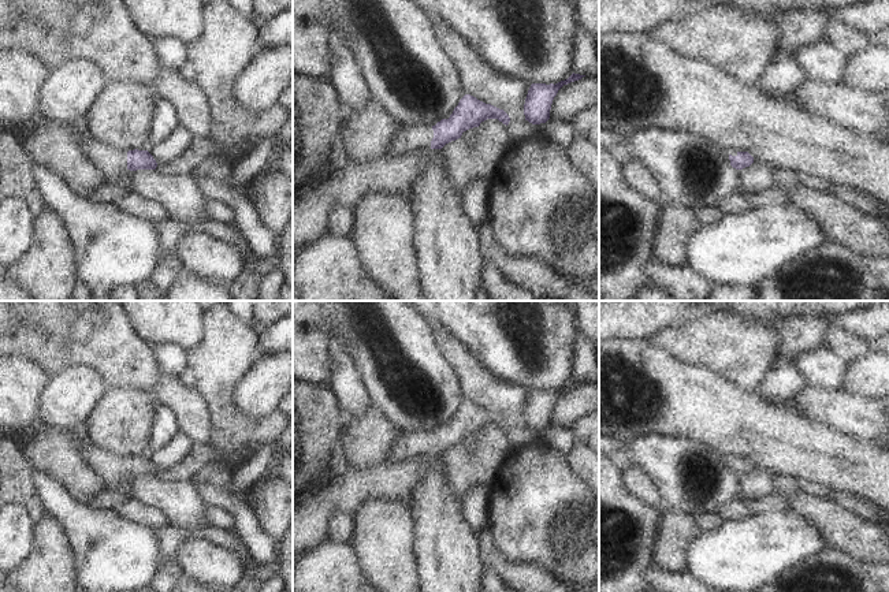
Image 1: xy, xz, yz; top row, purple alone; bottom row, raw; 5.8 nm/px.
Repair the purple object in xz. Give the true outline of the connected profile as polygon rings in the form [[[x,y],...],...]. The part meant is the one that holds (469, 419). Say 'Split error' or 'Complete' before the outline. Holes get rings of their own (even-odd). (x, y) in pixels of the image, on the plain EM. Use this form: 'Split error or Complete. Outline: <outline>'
Split error. Outline: [[[465,401],[449,425],[442,425],[432,433],[423,429],[401,433],[387,458],[387,463],[427,454],[442,455],[446,450],[461,444],[464,438],[479,433],[487,425],[498,425],[506,432],[510,428],[503,416]]]

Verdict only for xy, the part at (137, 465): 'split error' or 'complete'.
split error

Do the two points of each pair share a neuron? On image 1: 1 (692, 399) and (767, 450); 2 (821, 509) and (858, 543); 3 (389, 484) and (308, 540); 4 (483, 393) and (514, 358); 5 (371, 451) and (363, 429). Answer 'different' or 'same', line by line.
1: same
2: same
3: same
4: different
5: same

